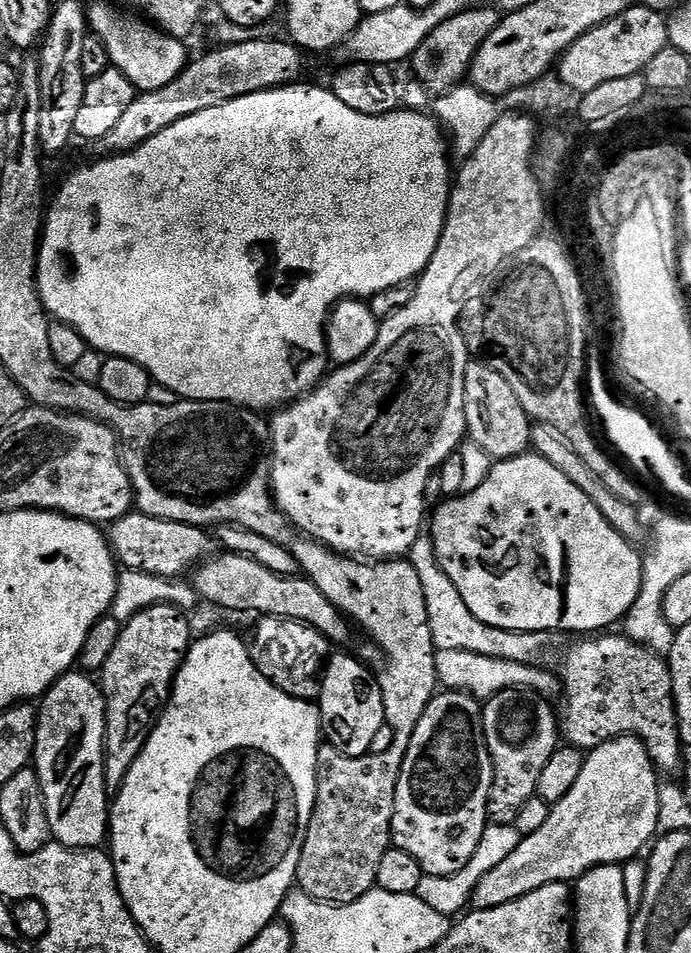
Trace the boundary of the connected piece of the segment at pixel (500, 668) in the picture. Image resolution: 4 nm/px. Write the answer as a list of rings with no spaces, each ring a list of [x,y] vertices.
[[[446,650],[436,653],[436,676],[439,685],[447,691],[460,691],[470,693],[472,697],[486,702],[490,697],[496,696],[506,689],[518,688],[531,691],[549,703],[557,703],[563,697],[563,684],[555,671],[548,671],[544,666],[506,662],[505,659],[488,658],[482,654],[472,654],[469,651]]]

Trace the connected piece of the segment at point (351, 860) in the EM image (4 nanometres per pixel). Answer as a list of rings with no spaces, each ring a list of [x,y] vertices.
[[[321,747],[316,809],[312,811],[296,871],[299,891],[321,904],[349,904],[376,887],[378,862],[393,847],[392,815],[401,759],[394,750],[347,756],[337,748]]]

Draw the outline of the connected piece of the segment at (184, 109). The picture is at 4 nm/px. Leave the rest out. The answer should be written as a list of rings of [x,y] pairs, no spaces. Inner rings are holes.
[[[253,38],[241,44],[216,46],[213,52],[208,52],[197,60],[195,57],[181,70],[178,78],[174,78],[174,82],[166,82],[166,86],[158,90],[140,92],[134,102],[130,102],[130,106],[122,110],[118,123],[106,134],[102,134],[102,138],[94,141],[97,152],[95,155],[107,158],[133,152],[135,148],[142,146],[142,142],[154,138],[154,134],[162,134],[166,126],[174,126],[174,122],[190,114],[222,106],[222,102],[230,102],[246,94],[297,83],[303,77],[300,75],[304,72],[306,56],[295,44],[284,40]]]

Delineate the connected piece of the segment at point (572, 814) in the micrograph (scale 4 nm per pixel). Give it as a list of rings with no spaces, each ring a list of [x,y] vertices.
[[[619,736],[591,749],[573,789],[551,807],[550,817],[541,829],[523,837],[513,854],[479,880],[470,897],[471,905],[477,911],[493,909],[516,901],[542,886],[574,882],[599,865],[626,864],[657,835],[659,786],[658,770],[644,744],[636,736]]]

